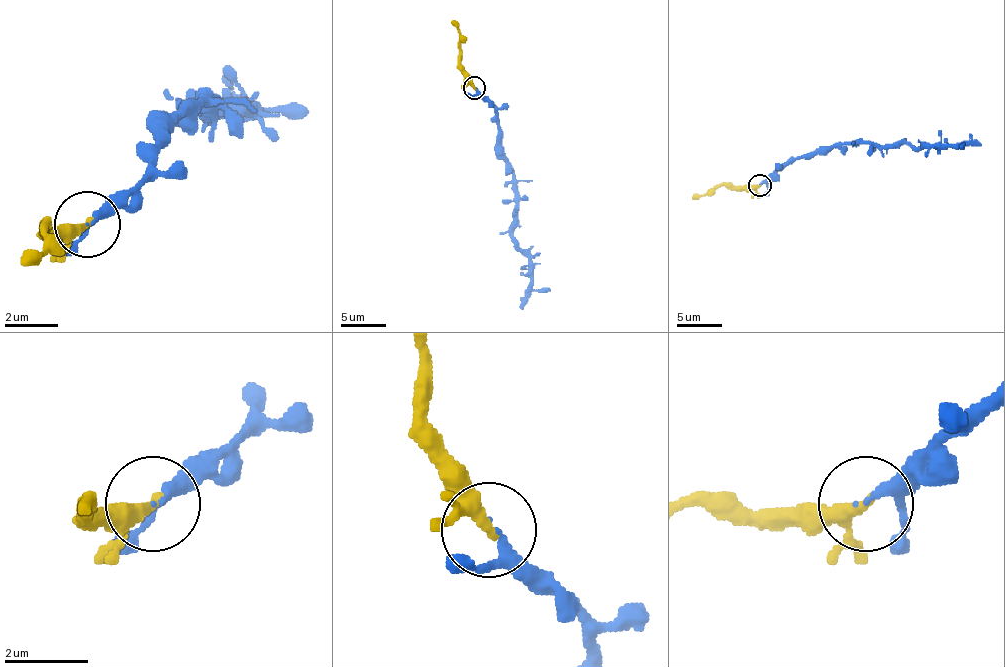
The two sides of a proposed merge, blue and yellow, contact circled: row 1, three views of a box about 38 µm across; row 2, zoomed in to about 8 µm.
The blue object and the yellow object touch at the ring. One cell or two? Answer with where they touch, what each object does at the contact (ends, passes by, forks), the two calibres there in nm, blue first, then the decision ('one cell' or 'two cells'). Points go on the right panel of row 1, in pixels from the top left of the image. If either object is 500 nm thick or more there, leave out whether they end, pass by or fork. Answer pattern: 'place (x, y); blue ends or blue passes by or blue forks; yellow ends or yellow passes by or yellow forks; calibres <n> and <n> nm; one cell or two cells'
place (759, 185); blue passes by; yellow passes by; calibres 180 and 240 nm; one cell

